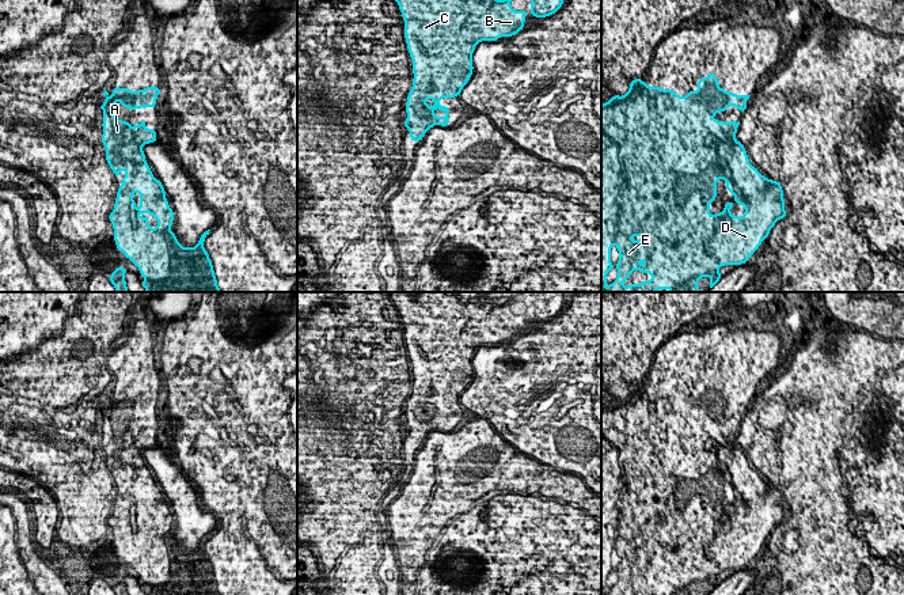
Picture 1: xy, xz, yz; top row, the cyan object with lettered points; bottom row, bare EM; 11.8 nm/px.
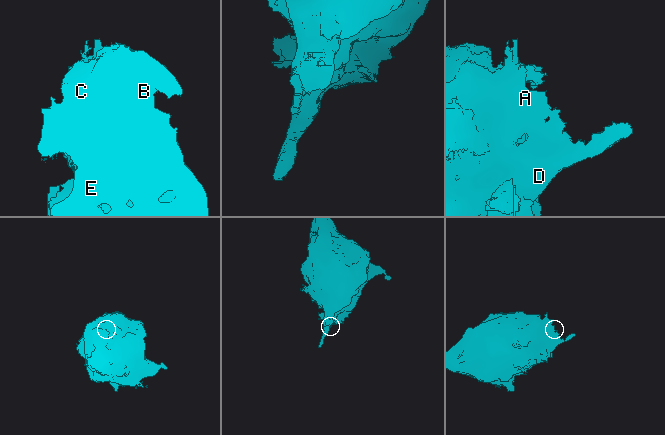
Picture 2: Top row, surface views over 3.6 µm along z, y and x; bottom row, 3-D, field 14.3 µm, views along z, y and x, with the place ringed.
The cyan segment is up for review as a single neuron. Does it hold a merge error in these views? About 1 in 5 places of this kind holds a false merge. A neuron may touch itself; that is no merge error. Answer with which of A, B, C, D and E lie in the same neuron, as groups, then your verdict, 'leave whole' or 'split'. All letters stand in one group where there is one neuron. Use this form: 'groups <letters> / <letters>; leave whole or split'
groups A B C D E; leave whole

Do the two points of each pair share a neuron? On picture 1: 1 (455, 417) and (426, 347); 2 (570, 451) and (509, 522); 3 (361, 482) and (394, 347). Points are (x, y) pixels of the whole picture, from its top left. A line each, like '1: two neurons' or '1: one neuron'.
1: one neuron
2: two neurons
3: one neuron

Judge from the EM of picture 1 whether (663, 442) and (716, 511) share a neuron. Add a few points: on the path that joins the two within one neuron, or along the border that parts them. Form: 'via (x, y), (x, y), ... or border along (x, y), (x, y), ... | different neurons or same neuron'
border along (718, 482), (739, 523) | different neurons

